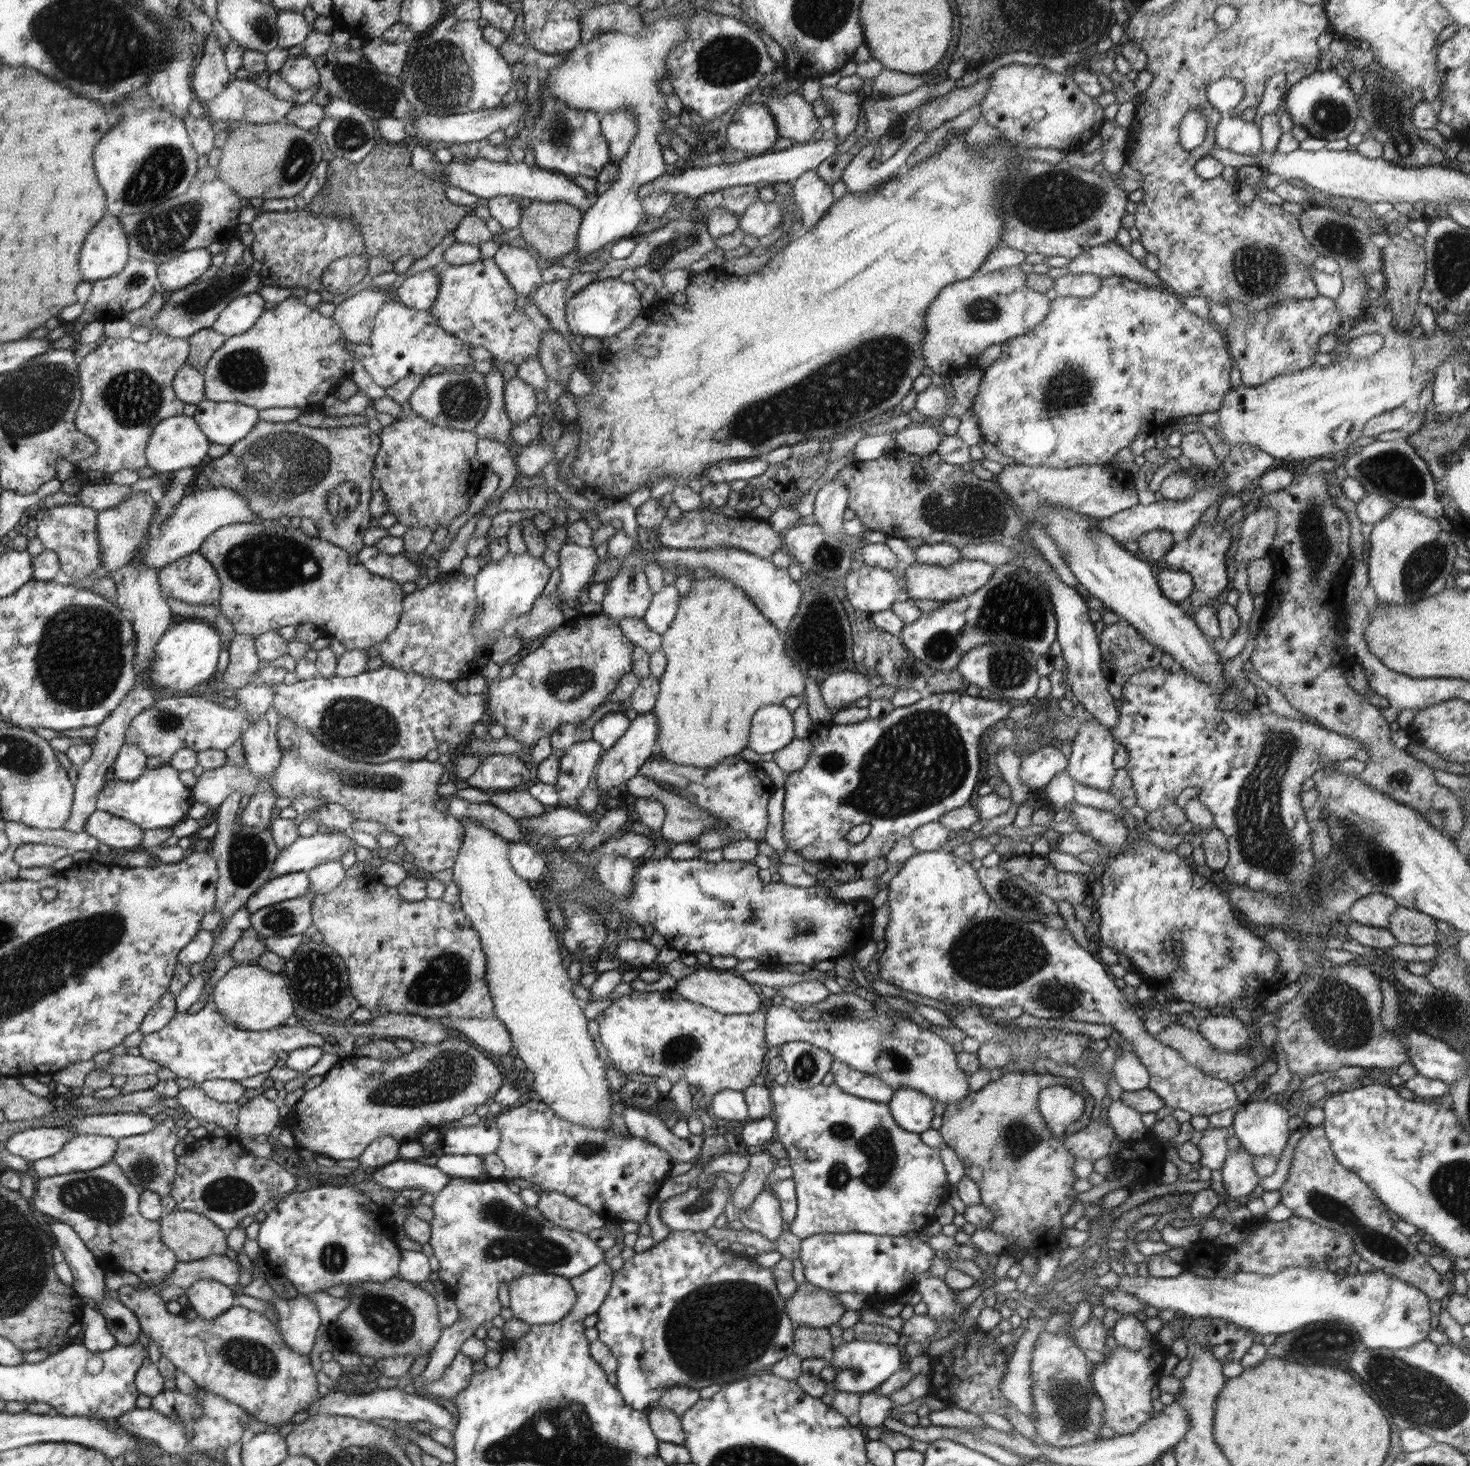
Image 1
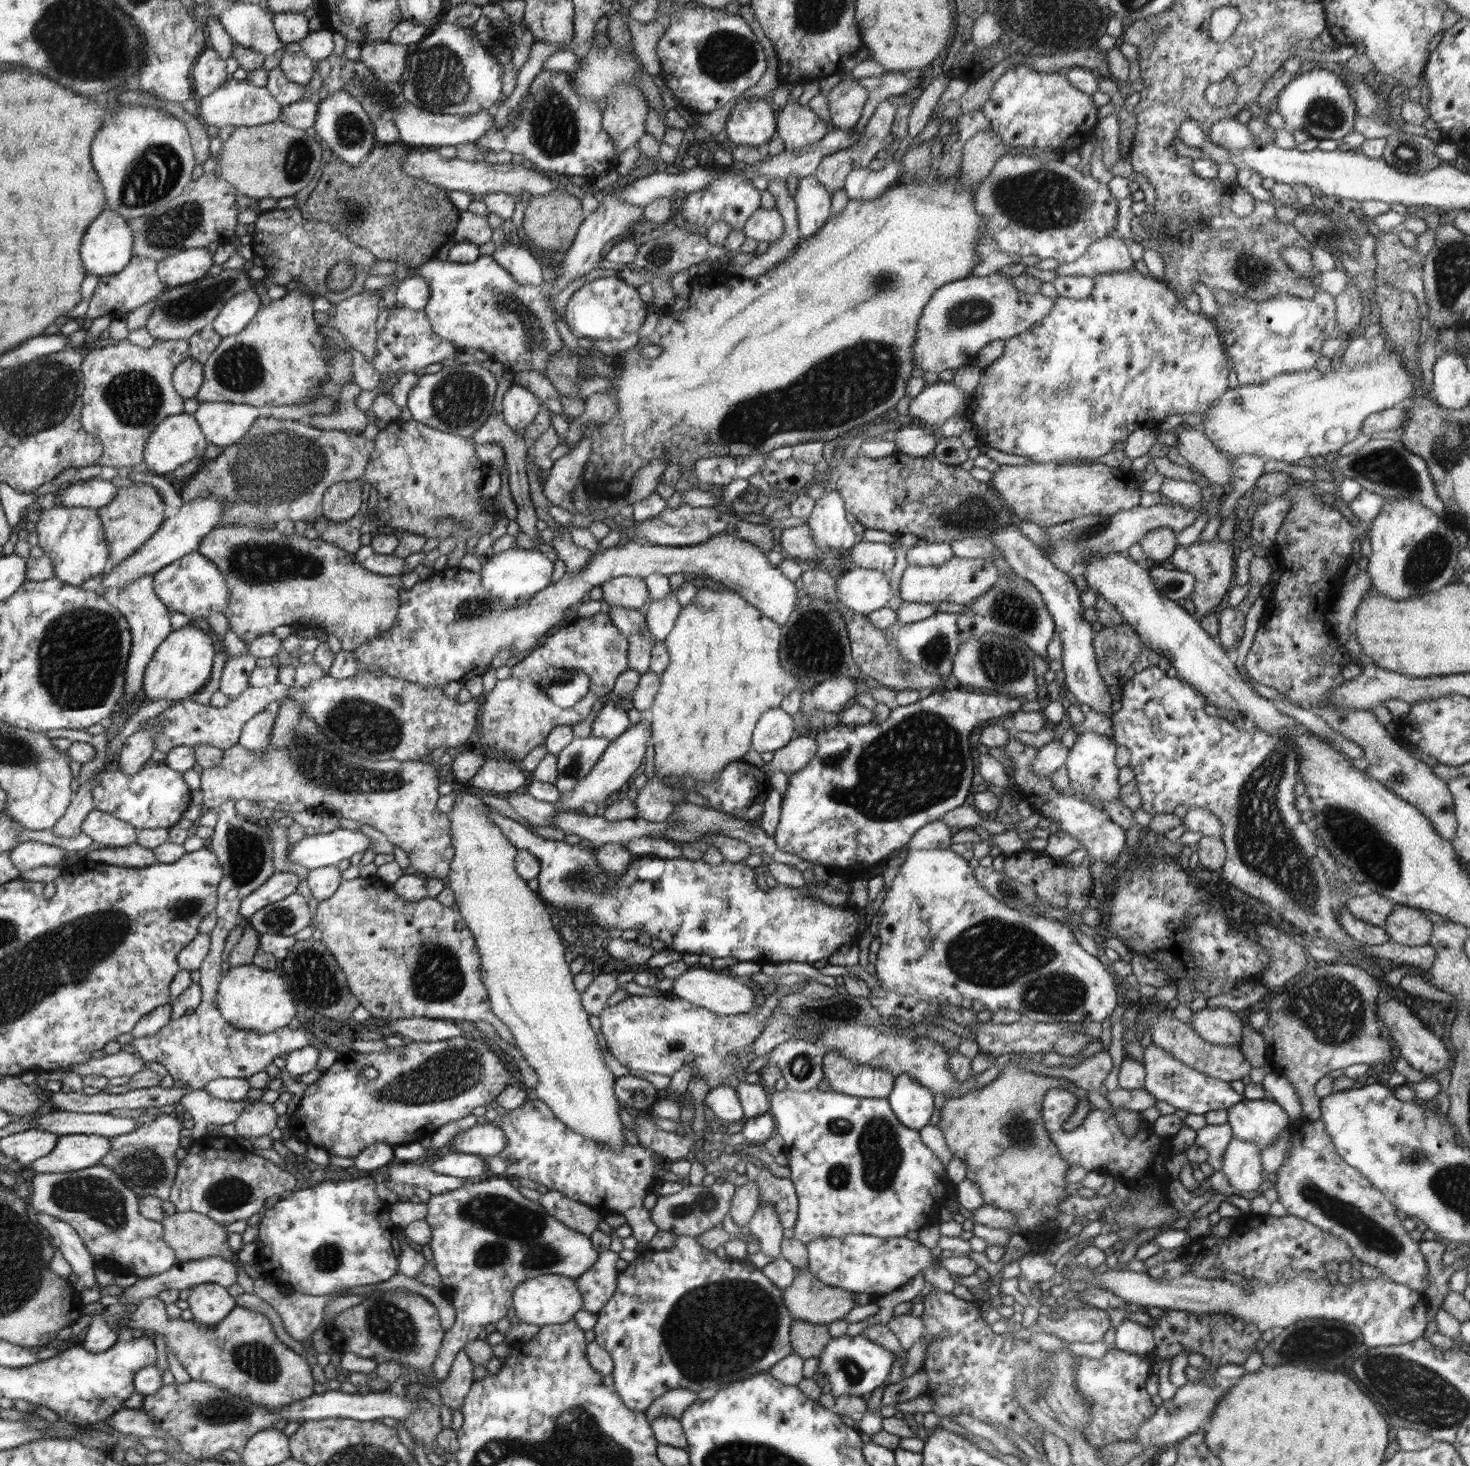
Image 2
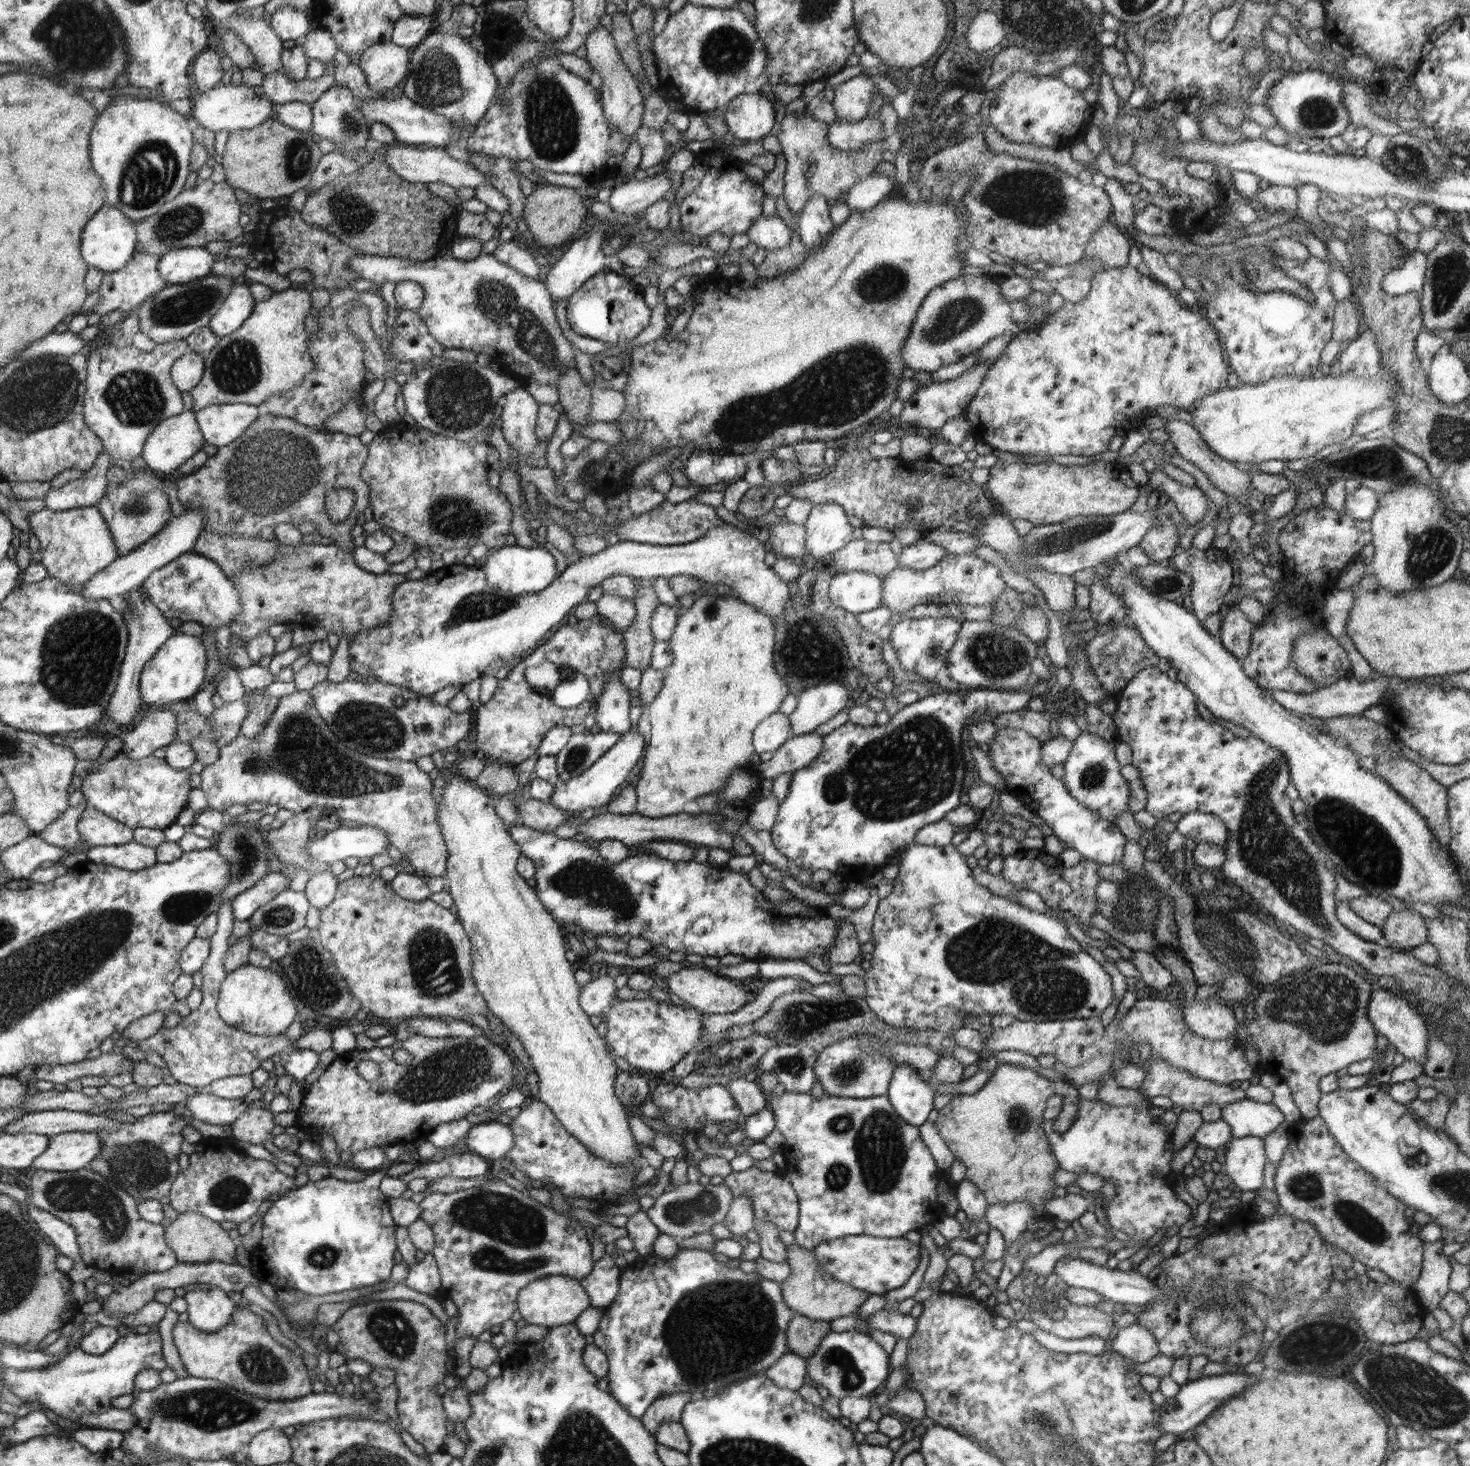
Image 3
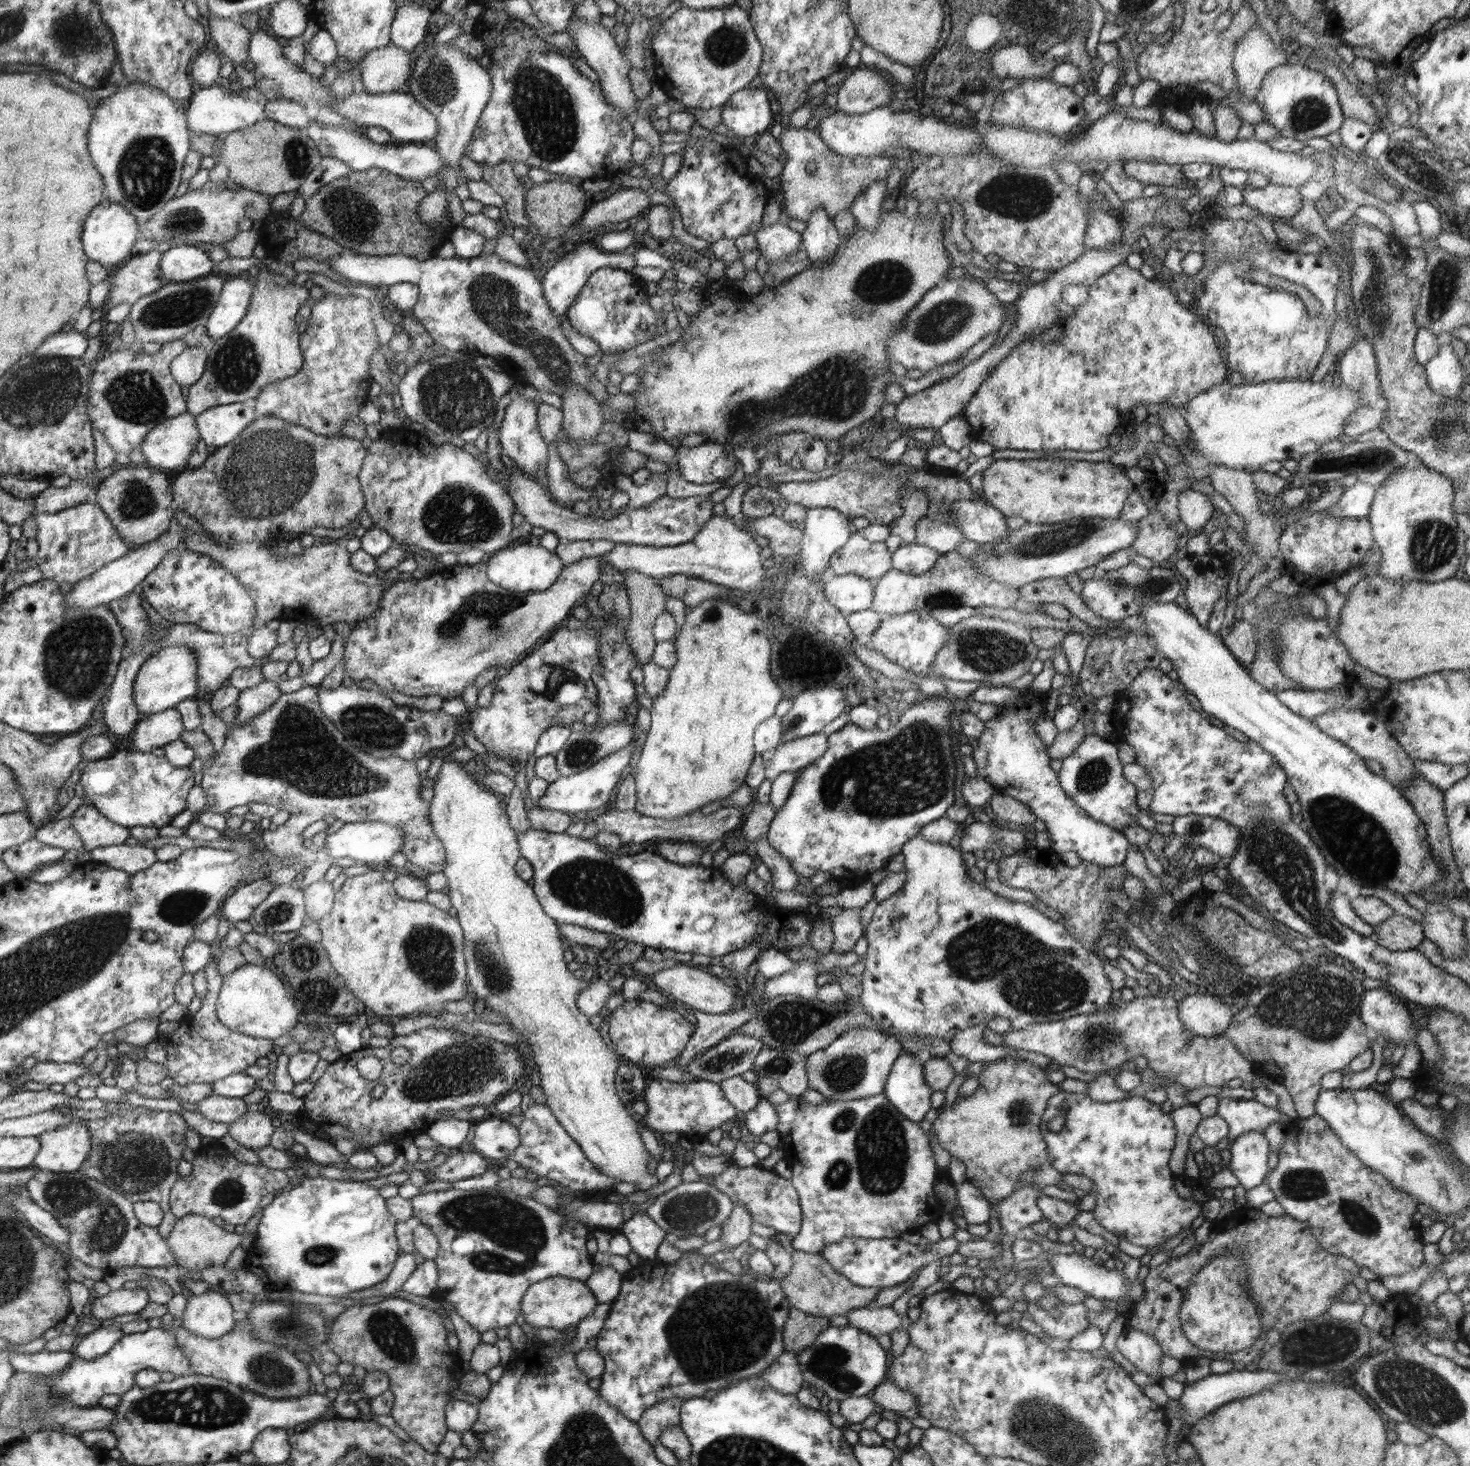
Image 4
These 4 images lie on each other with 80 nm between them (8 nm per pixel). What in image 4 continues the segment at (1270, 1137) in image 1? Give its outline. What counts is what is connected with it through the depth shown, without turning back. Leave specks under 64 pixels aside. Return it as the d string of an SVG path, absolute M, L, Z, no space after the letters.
M1219 1098L1217 1115L1229 1124L1228 1138L1231 1141L1250 1131L1263 1132L1271 1122L1283 1121L1289 1124L1288 1116L1280 1109L1264 1106L1254 1099Z

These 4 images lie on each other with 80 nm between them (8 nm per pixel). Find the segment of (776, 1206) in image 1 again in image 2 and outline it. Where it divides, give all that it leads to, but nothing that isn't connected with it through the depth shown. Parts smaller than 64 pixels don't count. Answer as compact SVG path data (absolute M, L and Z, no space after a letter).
M759 1203L759 1207L747 1228L757 1238L759 1246L766 1256L770 1256L774 1260L781 1257L784 1228L778 1221L778 1213L776 1213L776 1207L773 1204Z

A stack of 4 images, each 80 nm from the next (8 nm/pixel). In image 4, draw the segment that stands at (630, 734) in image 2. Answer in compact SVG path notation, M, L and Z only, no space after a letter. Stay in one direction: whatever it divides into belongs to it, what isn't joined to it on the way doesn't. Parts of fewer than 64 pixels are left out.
M638 740L632 741L626 749L612 753L612 755L599 760L582 772L568 776L560 775L554 782L549 783L546 792L533 805L540 807L540 809L564 812L570 816L575 816L579 812L586 813L588 810L602 808L610 800L612 790L618 786L622 770L626 768L626 764L630 764L630 750L632 750L632 746L637 744Z

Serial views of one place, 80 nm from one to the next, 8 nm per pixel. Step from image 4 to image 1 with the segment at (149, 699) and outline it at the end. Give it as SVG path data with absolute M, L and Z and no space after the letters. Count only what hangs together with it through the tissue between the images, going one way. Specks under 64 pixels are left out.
M184 619L180 623L174 623L156 645L153 663L146 672L146 678L152 681L154 687L162 689L164 695L184 695L184 692L198 686L200 682L206 684L206 680L216 672L218 654L220 634L212 625L204 624L204 620Z

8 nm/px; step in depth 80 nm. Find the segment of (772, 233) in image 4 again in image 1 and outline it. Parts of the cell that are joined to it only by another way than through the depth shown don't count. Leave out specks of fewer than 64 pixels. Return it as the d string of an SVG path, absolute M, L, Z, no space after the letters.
M756 201L754 205L748 207L746 214L739 218L739 228L745 234L752 234L760 239L774 233L780 227L784 220L782 214L780 204L775 201Z

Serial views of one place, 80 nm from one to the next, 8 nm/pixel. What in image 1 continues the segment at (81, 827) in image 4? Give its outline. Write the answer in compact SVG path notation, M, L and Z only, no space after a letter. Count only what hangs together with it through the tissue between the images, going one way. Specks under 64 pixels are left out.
M99 809L88 818L85 831L114 851L140 846L144 832L135 823Z

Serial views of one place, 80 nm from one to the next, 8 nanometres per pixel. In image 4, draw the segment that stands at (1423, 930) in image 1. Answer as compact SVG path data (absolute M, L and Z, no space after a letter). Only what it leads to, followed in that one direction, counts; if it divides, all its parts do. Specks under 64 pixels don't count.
M1395 913L1374 927L1375 942L1390 951L1417 949L1425 939L1423 925L1413 919Z

